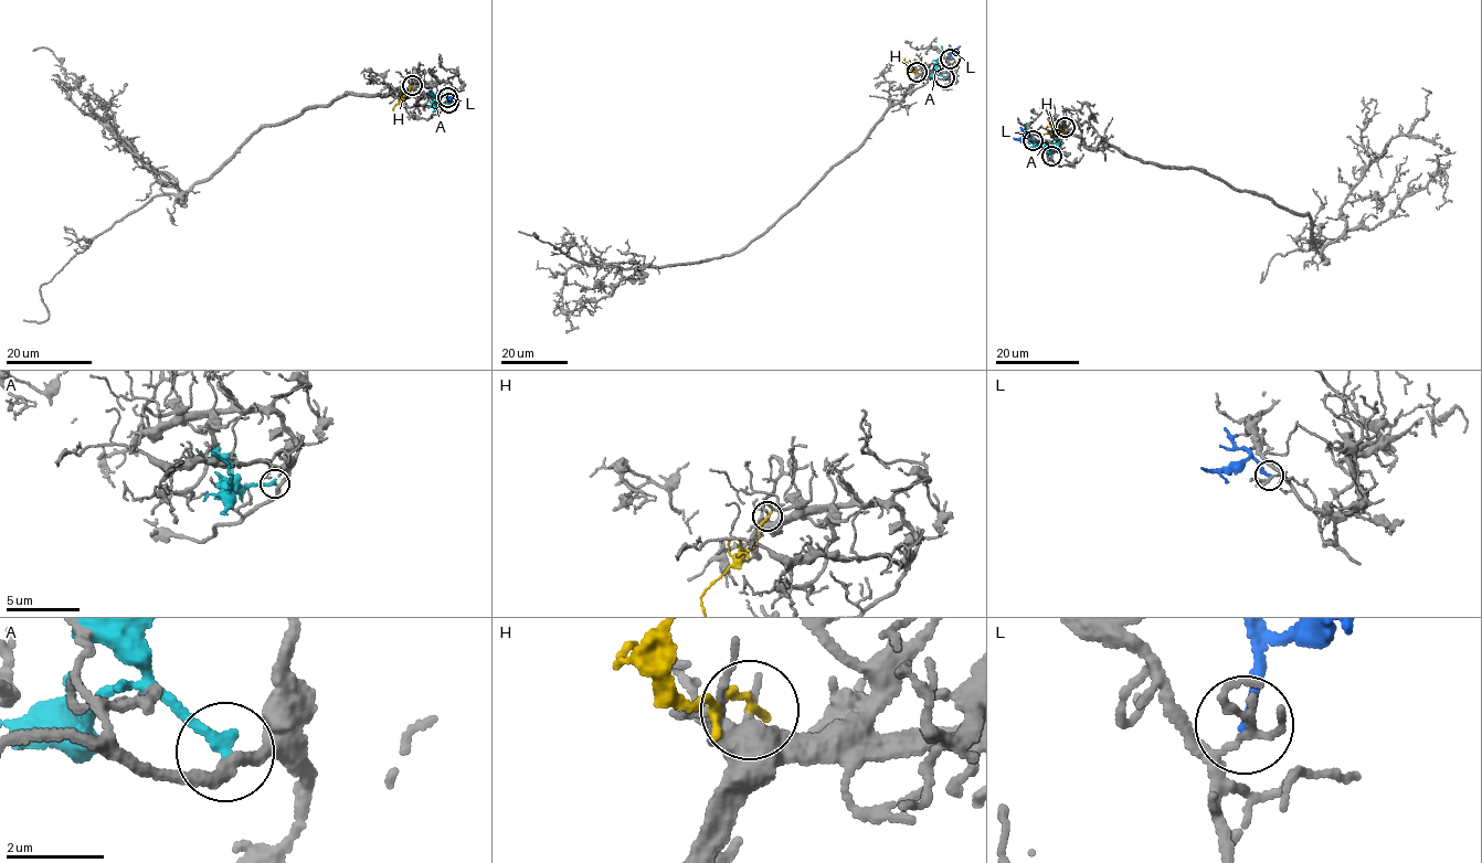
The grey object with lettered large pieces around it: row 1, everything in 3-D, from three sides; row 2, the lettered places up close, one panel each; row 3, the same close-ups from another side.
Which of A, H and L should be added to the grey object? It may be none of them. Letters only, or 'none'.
none

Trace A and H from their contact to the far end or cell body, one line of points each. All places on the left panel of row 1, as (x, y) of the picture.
A: (448, 103), (434, 105), (435, 97), (431, 94)
H: (412, 85), (392, 108), (394, 114)

